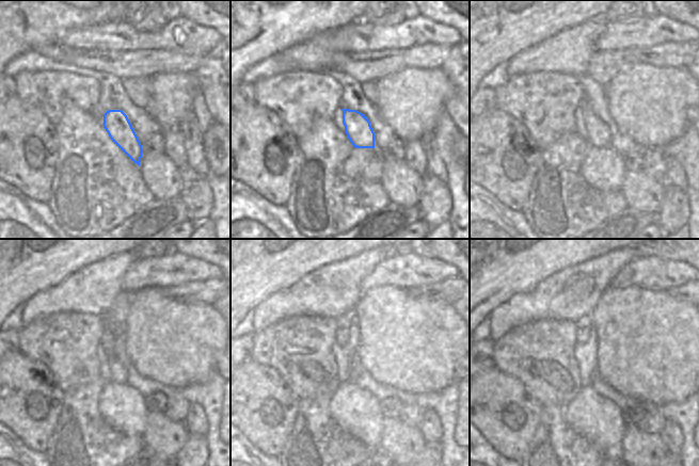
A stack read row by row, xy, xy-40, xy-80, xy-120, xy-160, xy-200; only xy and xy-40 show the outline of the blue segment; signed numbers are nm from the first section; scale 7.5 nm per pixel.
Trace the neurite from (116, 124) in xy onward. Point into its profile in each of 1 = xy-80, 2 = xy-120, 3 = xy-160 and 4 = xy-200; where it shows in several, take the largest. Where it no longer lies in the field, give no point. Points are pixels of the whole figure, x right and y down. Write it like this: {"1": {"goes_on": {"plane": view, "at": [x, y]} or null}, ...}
{"1": {"goes_on": {"plane": "xy-80", "at": [599, 135]}}, "2": {"goes_on": {"plane": "xy-120", "at": [117, 372]}}, "3": {"goes_on": {"plane": "xy-160", "at": [343, 323]}}, "4": {"goes_on": {"plane": "xy-200", "at": [583, 325]}}}

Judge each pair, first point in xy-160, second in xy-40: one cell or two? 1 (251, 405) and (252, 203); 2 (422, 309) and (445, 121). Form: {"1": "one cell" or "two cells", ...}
{"1": "two cells", "2": "two cells"}

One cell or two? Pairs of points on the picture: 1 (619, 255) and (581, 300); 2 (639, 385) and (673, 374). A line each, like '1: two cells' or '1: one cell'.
1: one cell
2: one cell

